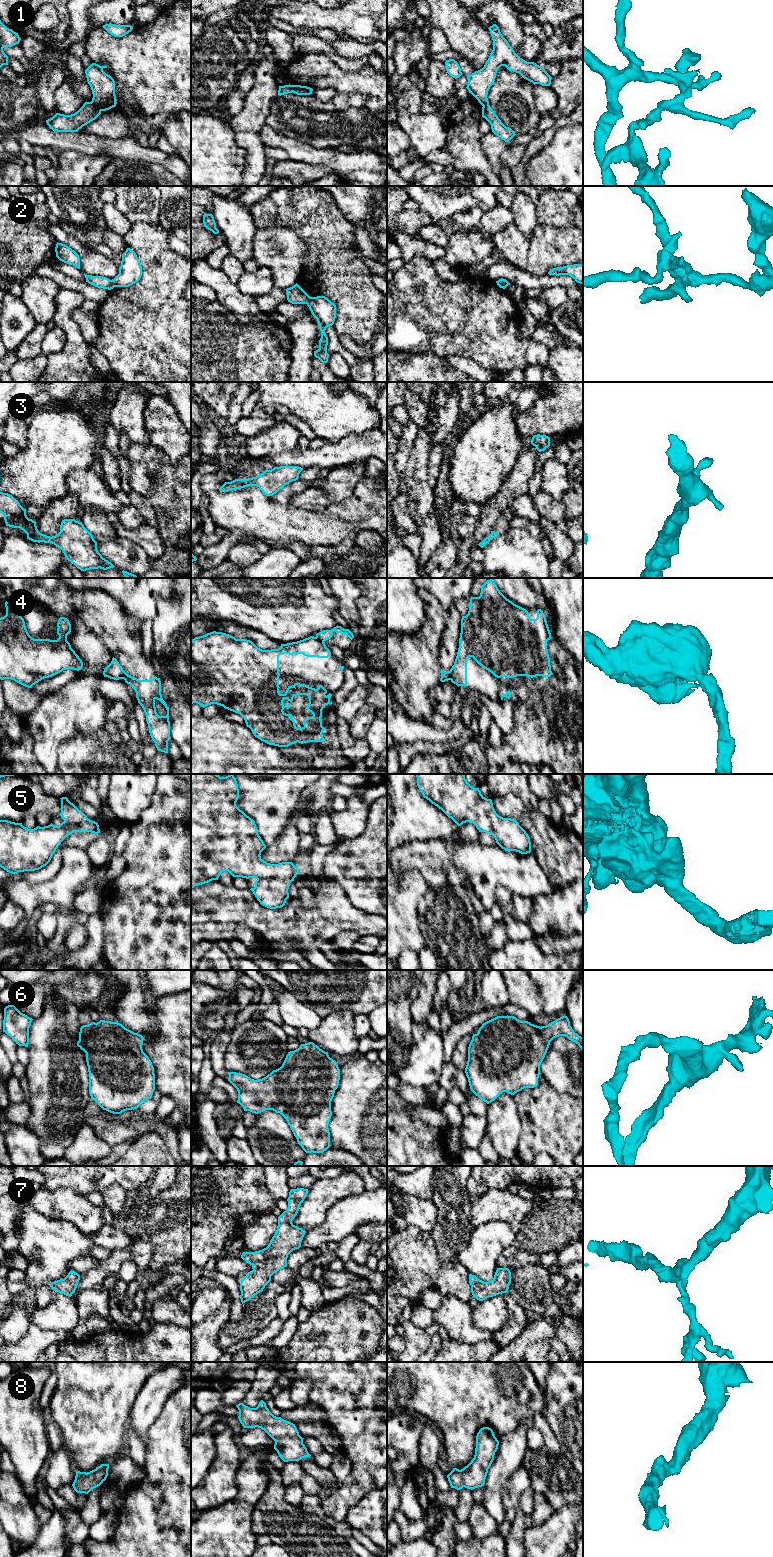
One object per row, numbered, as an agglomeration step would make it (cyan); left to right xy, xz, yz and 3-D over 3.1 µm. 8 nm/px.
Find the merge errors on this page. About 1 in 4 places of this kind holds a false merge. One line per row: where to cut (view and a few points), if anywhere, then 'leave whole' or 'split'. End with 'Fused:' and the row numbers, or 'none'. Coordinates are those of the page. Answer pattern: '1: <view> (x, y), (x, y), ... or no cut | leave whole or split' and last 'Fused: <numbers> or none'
1: xy (91, 101), (101, 110) | split
2: xy (111, 280), (114, 286) | split
3: no cut | leave whole
4: yz (448, 671), (450, 679) | split
5: no cut | leave whole
6: no cut | leave whole
7: no cut | leave whole
8: no cut | leave whole
Fused: 1, 2, 4

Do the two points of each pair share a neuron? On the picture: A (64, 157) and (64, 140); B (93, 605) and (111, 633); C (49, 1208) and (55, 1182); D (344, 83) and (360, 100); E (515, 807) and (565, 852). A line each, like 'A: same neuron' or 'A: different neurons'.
A: different neurons
B: same neuron
C: different neurons
D: different neurons
E: same neuron

